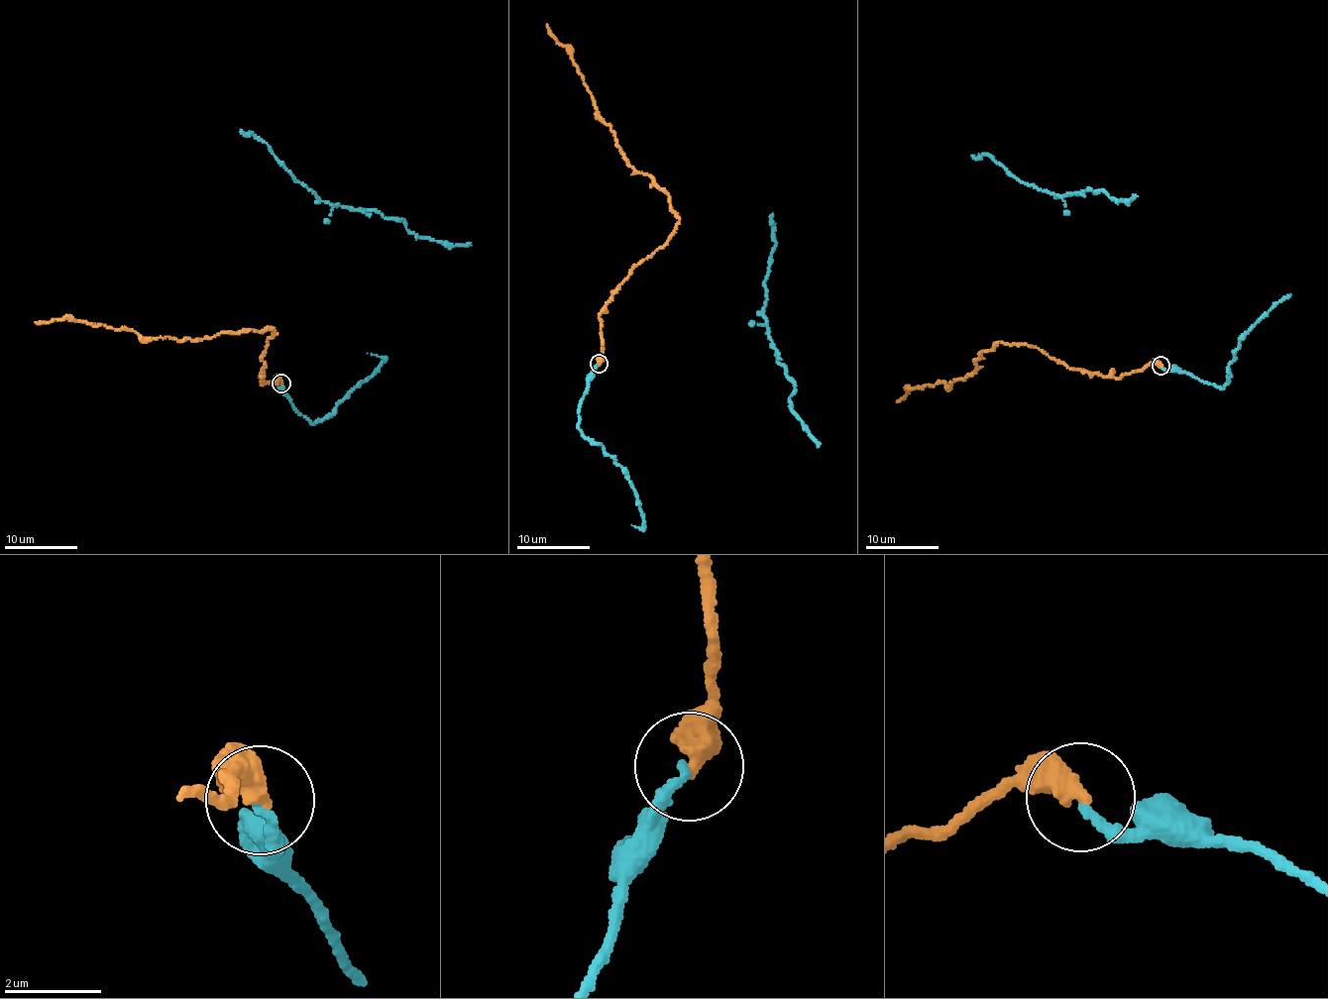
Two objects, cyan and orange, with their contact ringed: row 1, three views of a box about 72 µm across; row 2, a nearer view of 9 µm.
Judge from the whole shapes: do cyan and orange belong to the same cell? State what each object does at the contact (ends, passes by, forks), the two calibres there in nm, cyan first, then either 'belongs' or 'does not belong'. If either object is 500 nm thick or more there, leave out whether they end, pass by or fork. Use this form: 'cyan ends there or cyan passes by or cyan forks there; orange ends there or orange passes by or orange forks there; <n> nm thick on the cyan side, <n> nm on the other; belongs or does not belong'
cyan ends there; orange ends there; 180 nm thick on the cyan side, 480 nm on the other; belongs

